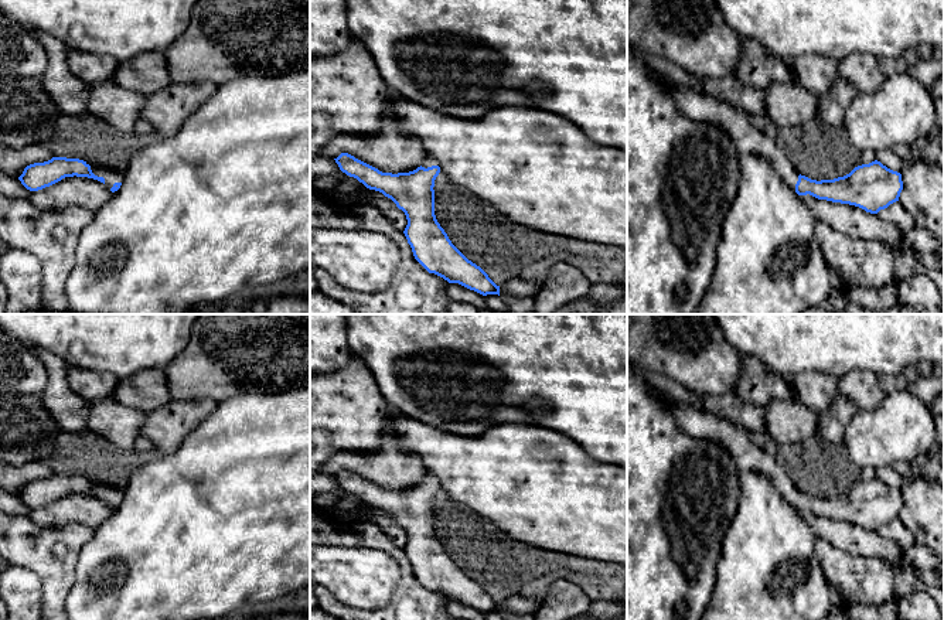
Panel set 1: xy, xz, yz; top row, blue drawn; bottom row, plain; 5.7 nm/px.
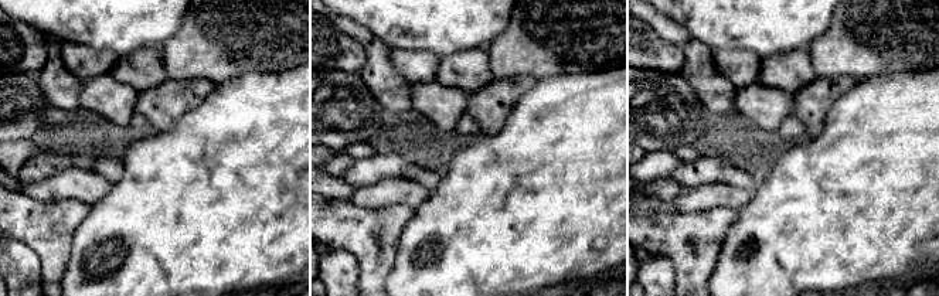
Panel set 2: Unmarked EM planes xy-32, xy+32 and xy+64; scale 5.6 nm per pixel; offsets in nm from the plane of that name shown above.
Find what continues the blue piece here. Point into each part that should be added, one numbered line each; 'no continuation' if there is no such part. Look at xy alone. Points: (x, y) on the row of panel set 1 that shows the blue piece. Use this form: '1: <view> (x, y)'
1: xy (111, 176)

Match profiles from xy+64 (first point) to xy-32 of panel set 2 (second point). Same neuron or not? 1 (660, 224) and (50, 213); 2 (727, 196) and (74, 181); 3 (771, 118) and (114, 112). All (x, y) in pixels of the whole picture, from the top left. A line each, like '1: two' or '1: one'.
1: one
2: one
3: one

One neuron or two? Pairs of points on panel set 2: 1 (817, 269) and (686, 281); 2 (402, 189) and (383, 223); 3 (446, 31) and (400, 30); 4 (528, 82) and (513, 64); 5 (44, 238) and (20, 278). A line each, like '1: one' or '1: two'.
1: two
2: two
3: one
4: two
5: two

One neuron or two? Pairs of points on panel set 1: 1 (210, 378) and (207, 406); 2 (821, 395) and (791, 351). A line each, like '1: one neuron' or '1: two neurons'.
1: two neurons
2: two neurons

